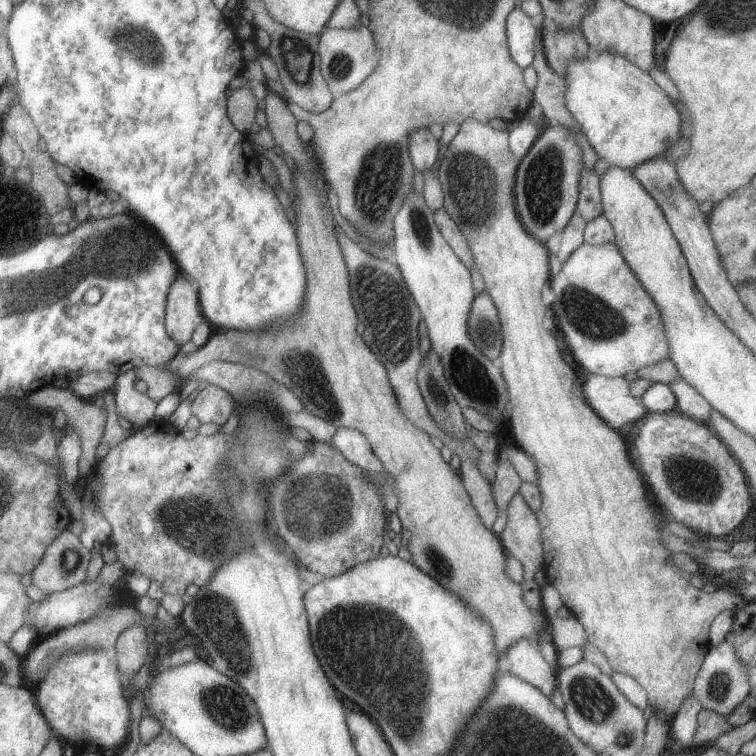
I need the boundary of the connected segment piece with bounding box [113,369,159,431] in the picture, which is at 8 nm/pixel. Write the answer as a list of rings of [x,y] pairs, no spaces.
[[[135,369],[122,371],[117,375],[117,381],[113,390],[118,417],[129,420],[134,431],[140,430],[156,420],[155,410],[159,402],[159,400],[152,400],[148,393],[140,394],[134,388],[134,384],[136,384],[138,379]]]

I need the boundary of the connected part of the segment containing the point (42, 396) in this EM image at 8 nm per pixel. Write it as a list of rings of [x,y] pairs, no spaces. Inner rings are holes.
[[[51,384],[47,387],[34,390],[34,392],[25,396],[24,400],[28,406],[40,410],[53,411],[60,408],[60,410],[66,414],[67,428],[69,430],[74,430],[74,432],[78,432],[78,436],[80,436],[82,454],[80,455],[78,463],[79,474],[85,478],[92,470],[96,470],[98,464],[96,462],[96,448],[98,448],[100,438],[102,438],[106,426],[106,407],[98,408],[92,402],[84,402],[84,400],[74,394],[70,388],[56,388]]]

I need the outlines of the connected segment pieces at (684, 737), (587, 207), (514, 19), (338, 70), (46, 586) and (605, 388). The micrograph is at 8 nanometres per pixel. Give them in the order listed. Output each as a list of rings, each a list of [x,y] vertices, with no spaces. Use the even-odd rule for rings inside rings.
[[[690,694],[680,710],[671,720],[671,734],[673,738],[678,738],[684,746],[684,750],[689,751],[696,742],[694,742],[694,734],[696,734],[697,714],[704,706],[700,704],[700,700],[696,698],[695,694]]]
[[[584,169],[579,184],[579,199],[576,210],[588,223],[603,214],[602,194],[596,171]]]
[[[519,5],[508,15],[506,34],[512,60],[521,69],[532,65],[538,30],[534,28],[530,16],[526,15]]]
[[[328,26],[320,34],[318,44],[320,53],[321,71],[327,87],[336,96],[340,93],[348,93],[358,88],[380,62],[380,52],[376,46],[376,38],[369,26],[356,26],[356,28],[329,28]]]
[[[71,531],[62,532],[46,548],[40,564],[30,572],[32,586],[46,594],[60,592],[86,579],[92,552]]]
[[[587,375],[579,393],[614,430],[620,430],[624,424],[632,426],[648,412],[642,400],[632,396],[629,381],[625,377]]]

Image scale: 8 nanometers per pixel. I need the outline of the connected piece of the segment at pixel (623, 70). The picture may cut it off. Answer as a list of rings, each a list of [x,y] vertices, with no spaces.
[[[598,52],[596,56],[588,55],[582,60],[572,60],[566,70],[566,106],[576,122],[580,124],[592,148],[599,158],[604,158],[612,166],[632,171],[646,160],[665,156],[666,150],[674,146],[682,135],[682,116],[675,101],[636,64],[628,62],[626,56]]]

